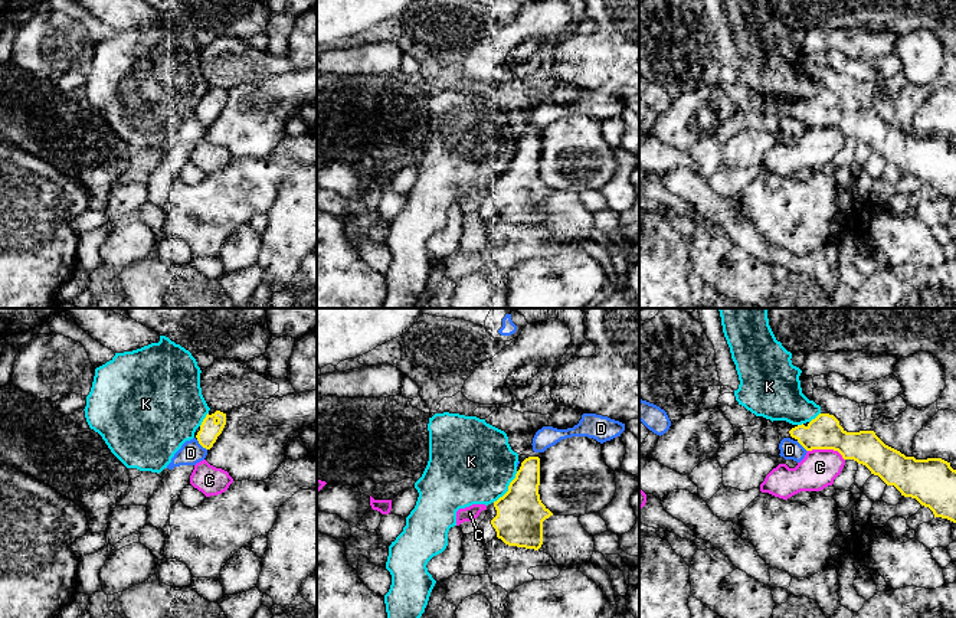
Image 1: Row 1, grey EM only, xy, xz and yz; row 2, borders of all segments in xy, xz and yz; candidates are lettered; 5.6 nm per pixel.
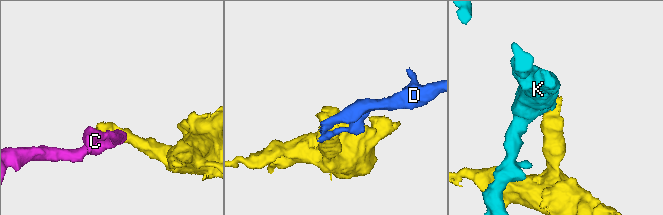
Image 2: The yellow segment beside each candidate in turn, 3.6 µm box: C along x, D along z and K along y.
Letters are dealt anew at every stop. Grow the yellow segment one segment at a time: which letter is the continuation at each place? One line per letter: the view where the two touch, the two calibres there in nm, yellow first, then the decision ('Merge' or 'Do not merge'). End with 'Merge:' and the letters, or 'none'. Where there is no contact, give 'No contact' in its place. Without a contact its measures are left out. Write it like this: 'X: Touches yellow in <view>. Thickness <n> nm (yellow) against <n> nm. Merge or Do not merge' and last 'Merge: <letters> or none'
C: Touches yellow in yz. Thickness 190 nm (yellow) against 200 nm. Do not merge
D: Touches yellow in xy. Thickness 110 nm (yellow) against 130 nm. Do not merge
K: Touches yellow in xz. Thickness 280 nm (yellow) against 460 nm. Do not merge
Merge: none

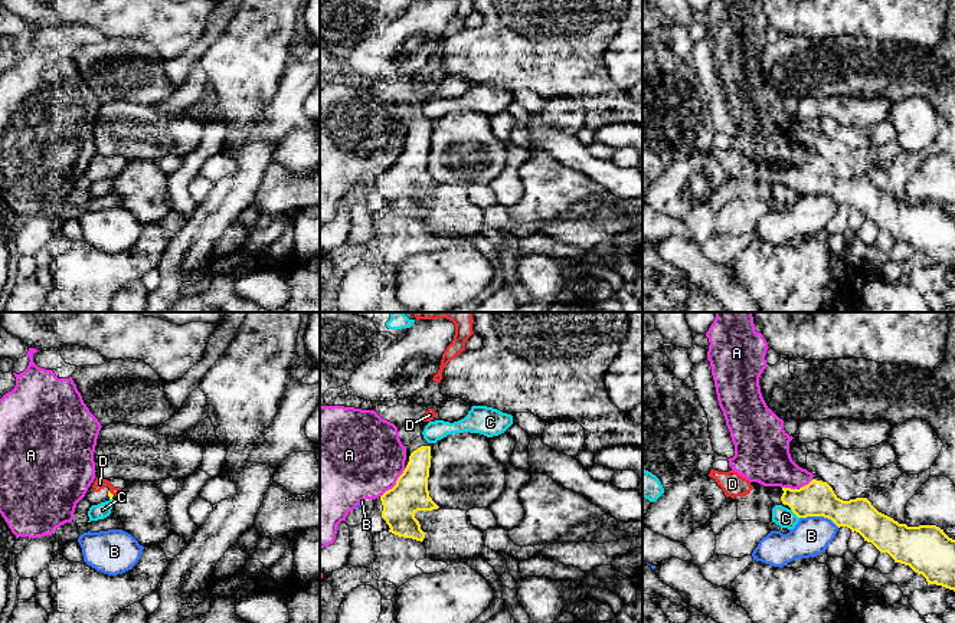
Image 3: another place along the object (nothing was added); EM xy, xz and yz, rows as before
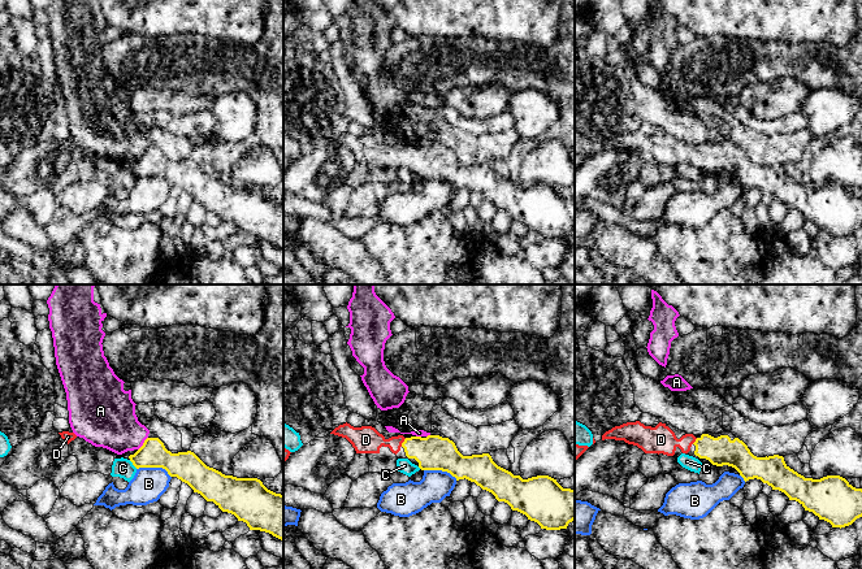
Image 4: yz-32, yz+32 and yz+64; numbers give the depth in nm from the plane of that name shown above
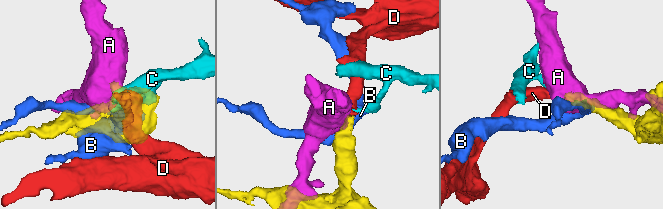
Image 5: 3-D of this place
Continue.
A: Touches yellow in xz. Thickness 200 nm (yellow) against 460 nm. Do not merge
B: Touches yellow in yz. Thickness 200 nm (yellow) against 220 nm. Do not merge
C: Touches yellow in yz. Thickness 200 nm (yellow) against 110 nm. Do not merge
D: Touches yellow in xy. Thickness 20 nm (yellow) against 70 nm. Merge
Merge: D

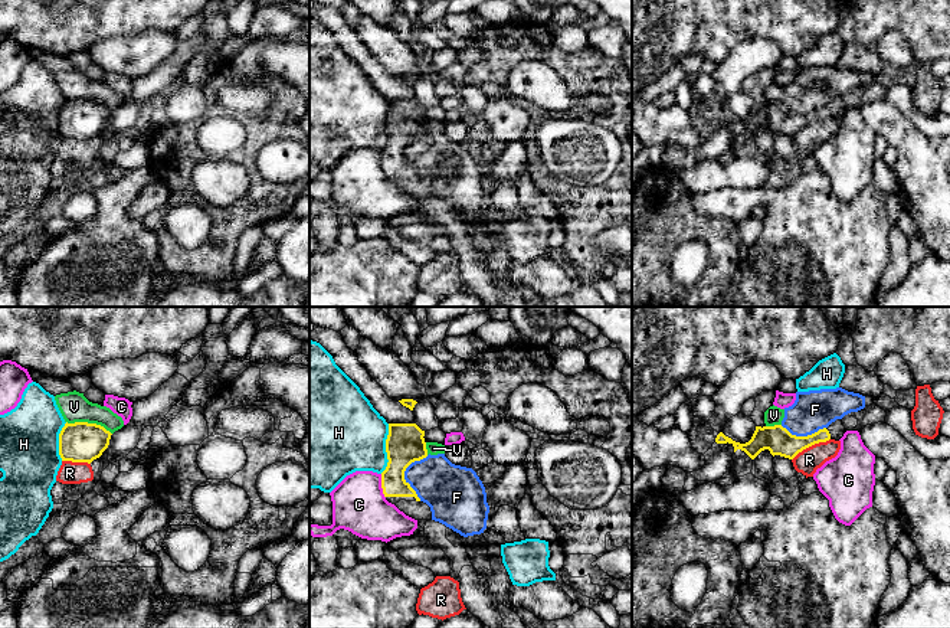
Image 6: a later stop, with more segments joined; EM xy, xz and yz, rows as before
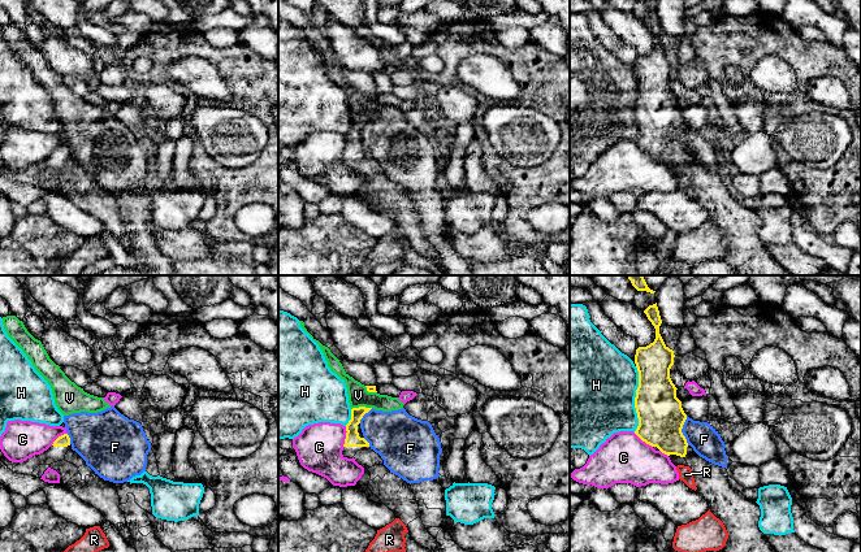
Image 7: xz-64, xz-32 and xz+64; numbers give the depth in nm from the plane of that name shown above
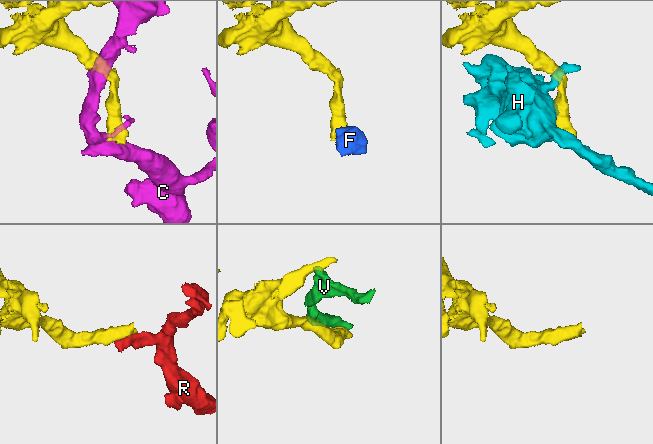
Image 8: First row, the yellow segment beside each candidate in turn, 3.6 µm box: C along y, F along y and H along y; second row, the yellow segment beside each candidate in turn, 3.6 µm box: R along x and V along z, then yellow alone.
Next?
C: Touches yellow in xz. Thickness 200 nm (yellow) against 300 nm. Do not merge
F: Touches yellow in xz. Thickness 220 nm (yellow) against 280 nm. Do not merge
H: Touches yellow in xz. Thickness 220 nm (yellow) against 440 nm. Do not merge
R: Touches yellow in yz. Thickness 160 nm (yellow) against 140 nm. Do not merge
V: Touches yellow in xy. Thickness 220 nm (yellow) against 160 nm. Do not merge
Merge: none

